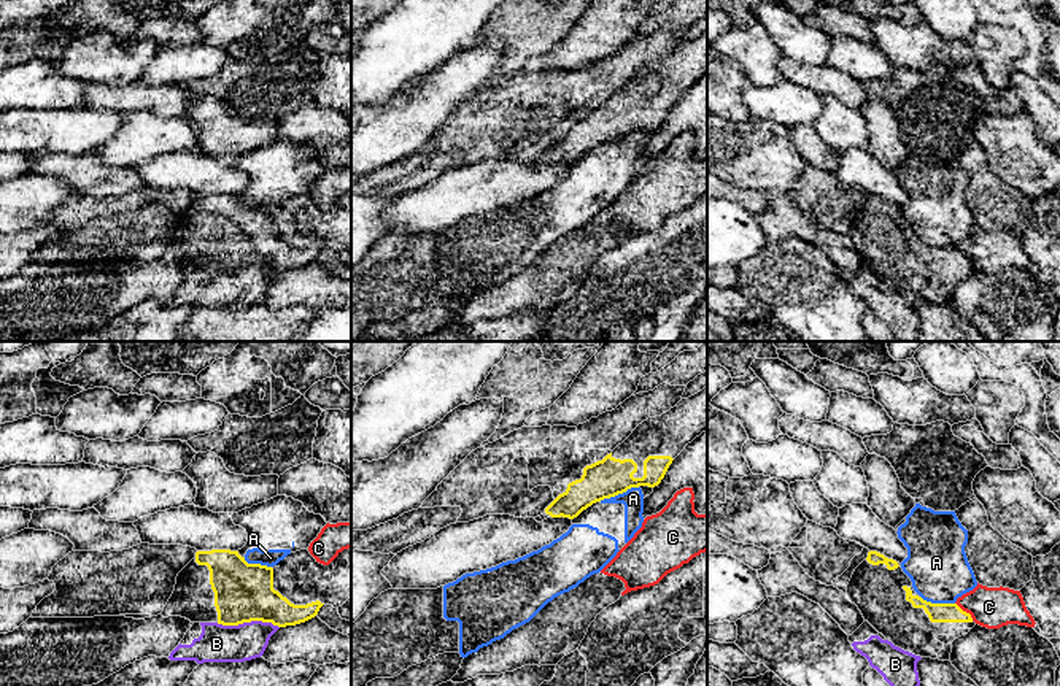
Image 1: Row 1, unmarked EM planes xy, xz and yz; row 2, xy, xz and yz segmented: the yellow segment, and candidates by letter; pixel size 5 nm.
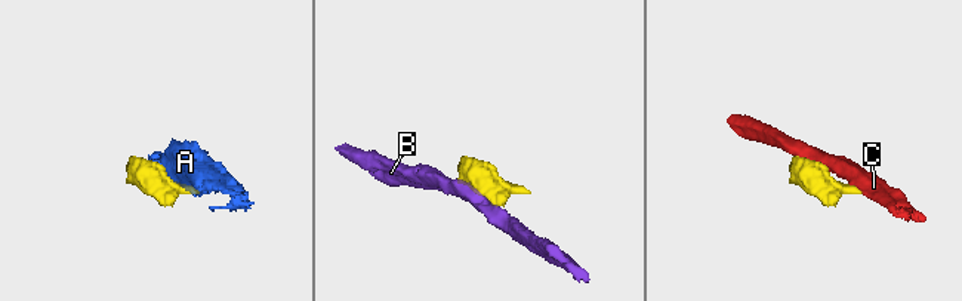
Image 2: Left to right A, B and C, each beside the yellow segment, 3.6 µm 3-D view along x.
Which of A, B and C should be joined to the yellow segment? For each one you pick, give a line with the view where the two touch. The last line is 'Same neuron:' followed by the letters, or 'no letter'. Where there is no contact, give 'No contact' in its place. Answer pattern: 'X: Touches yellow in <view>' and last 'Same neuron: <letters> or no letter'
Same neuron: no letter

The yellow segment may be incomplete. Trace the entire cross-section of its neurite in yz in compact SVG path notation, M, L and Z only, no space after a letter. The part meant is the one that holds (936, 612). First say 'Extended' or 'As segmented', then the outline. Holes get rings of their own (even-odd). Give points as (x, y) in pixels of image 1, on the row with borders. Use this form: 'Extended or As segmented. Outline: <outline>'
Extended. Outline: M877 551L855 568L845 594L879 634L920 657L950 661L952 642L976 626L957 603L923 600L901 564Z

